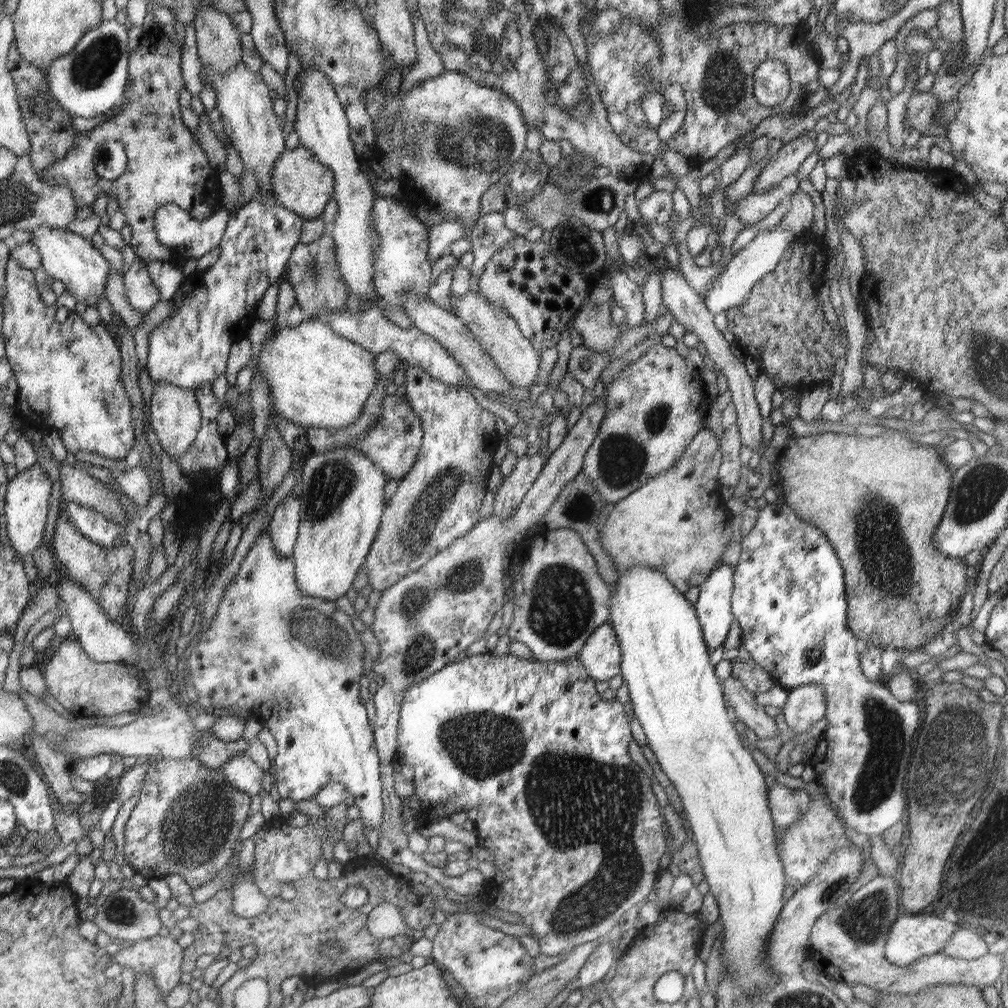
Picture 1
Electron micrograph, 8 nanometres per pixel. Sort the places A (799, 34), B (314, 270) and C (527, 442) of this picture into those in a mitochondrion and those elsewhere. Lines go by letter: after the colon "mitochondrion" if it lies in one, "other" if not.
A: other
B: mitochondrion
C: other

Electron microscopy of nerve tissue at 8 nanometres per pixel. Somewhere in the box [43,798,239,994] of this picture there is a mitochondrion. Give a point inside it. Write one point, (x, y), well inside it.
(119, 913)

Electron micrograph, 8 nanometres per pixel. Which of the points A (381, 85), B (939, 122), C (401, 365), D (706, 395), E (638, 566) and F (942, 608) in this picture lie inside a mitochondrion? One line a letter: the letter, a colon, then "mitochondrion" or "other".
A: other
B: mitochondrion
C: other
D: other
E: other
F: other

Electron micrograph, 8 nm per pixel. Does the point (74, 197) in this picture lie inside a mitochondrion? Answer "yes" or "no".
no

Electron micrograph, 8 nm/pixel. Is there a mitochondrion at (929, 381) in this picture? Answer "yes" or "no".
no

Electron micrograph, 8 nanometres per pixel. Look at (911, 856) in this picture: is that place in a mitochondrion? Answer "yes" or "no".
no

